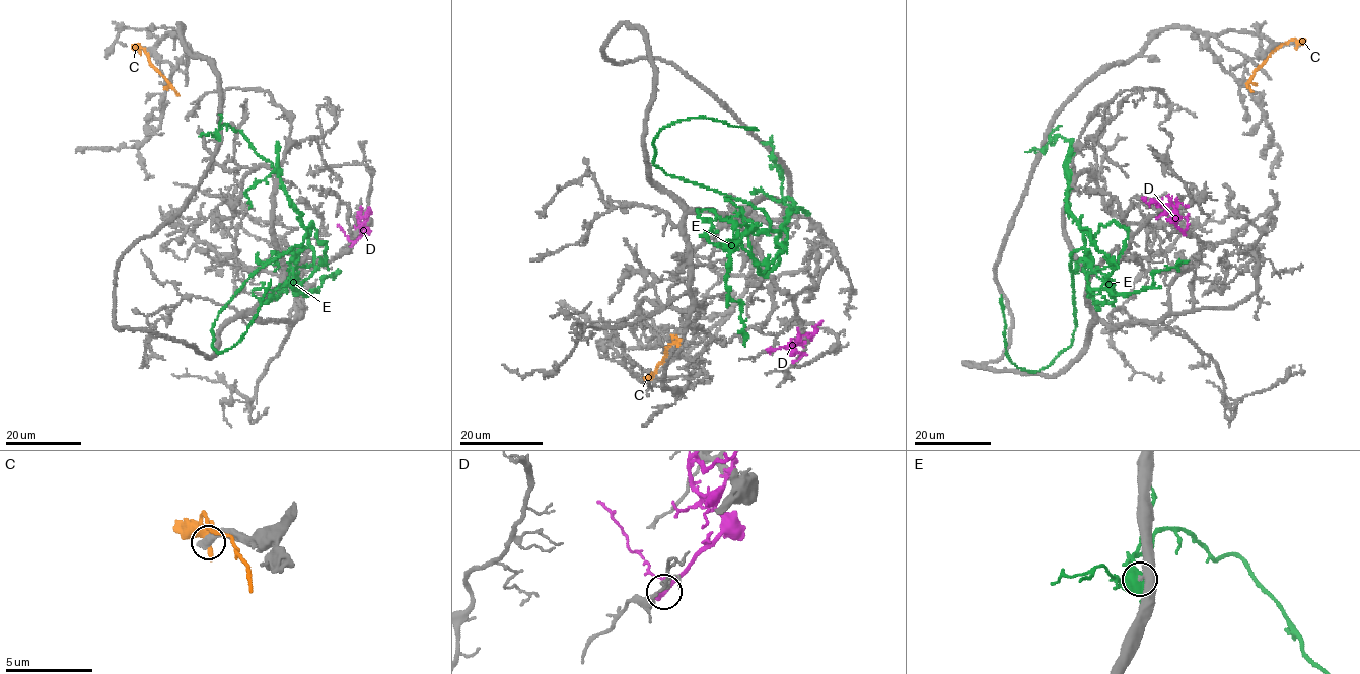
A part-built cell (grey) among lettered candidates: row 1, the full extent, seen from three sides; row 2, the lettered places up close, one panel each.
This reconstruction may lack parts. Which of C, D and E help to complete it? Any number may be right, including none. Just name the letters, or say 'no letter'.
no letter

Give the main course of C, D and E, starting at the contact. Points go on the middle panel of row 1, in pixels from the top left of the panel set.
C: (651, 374), (665, 349), (678, 340), (678, 346)
D: (770, 350), (788, 346), (793, 349), (802, 335), (811, 332), (822, 320)
E: (775, 158), (781, 191), (795, 204), (780, 231), (760, 209), (653, 162), (659, 131), (687, 119), (758, 131)

